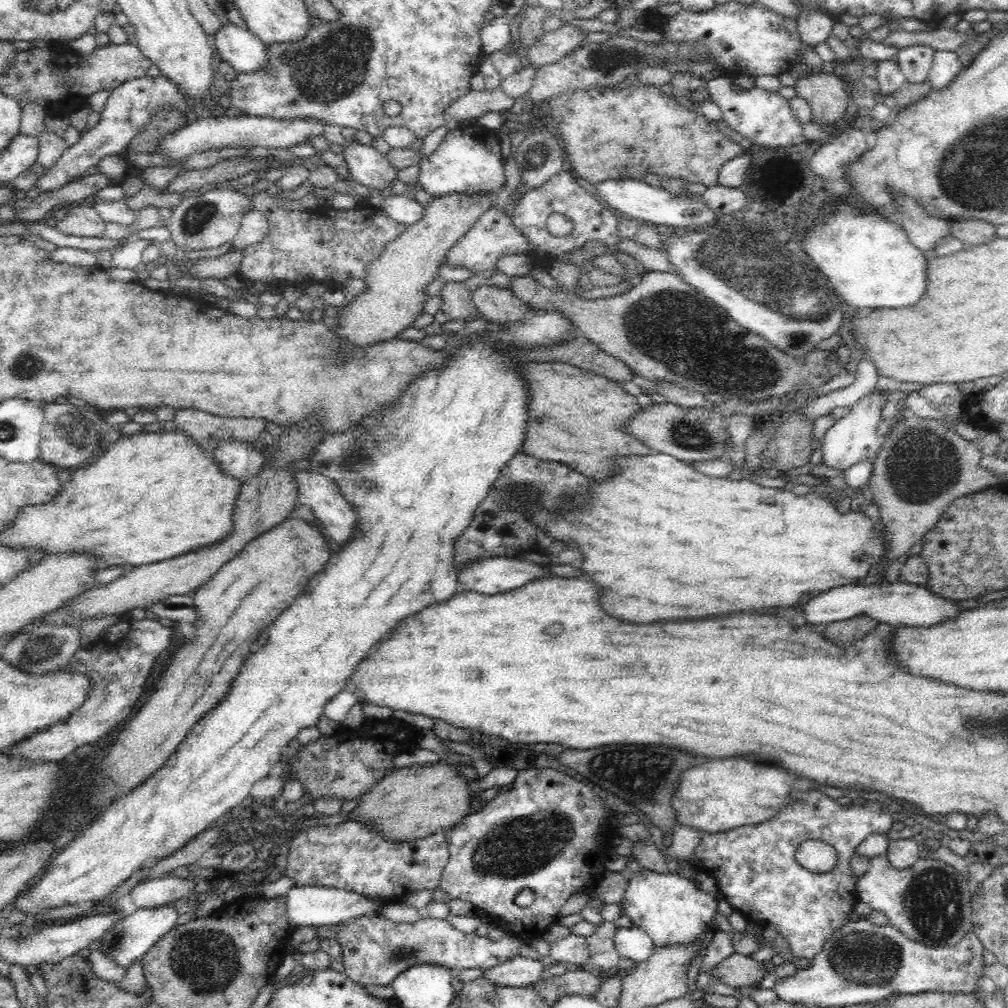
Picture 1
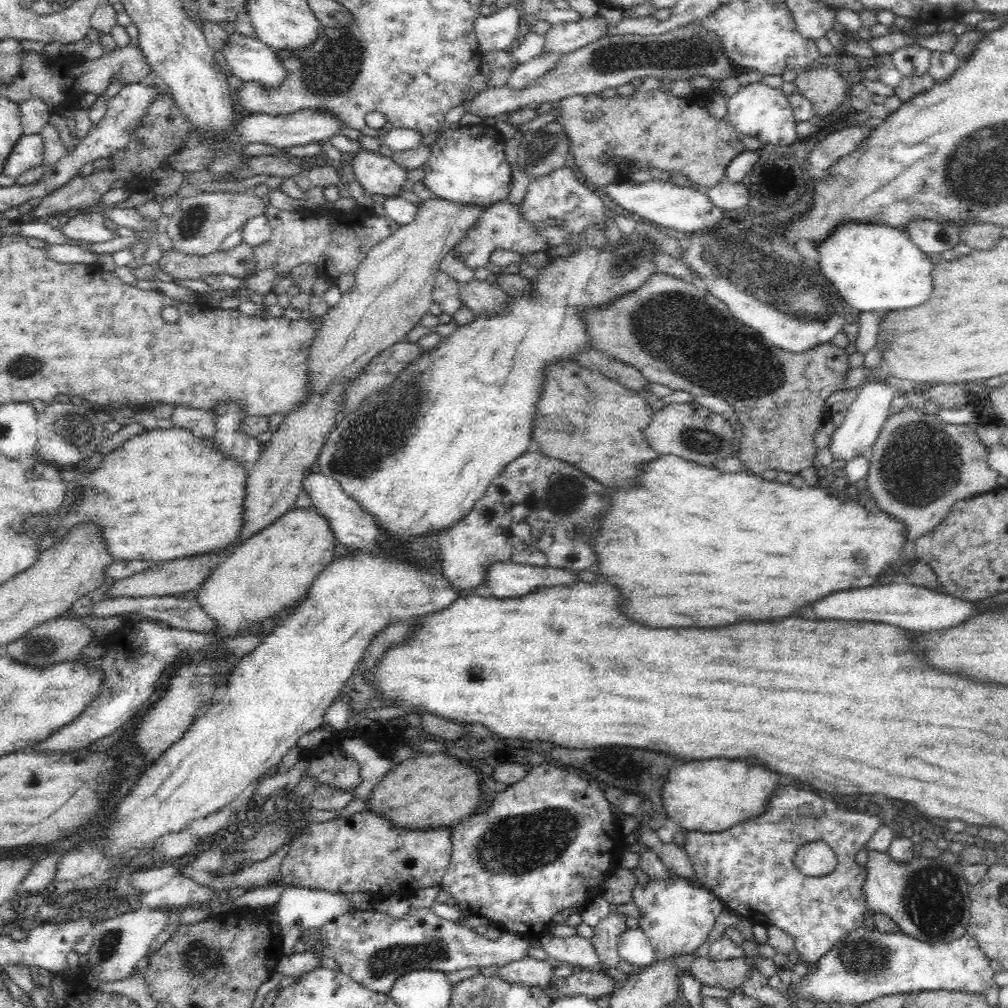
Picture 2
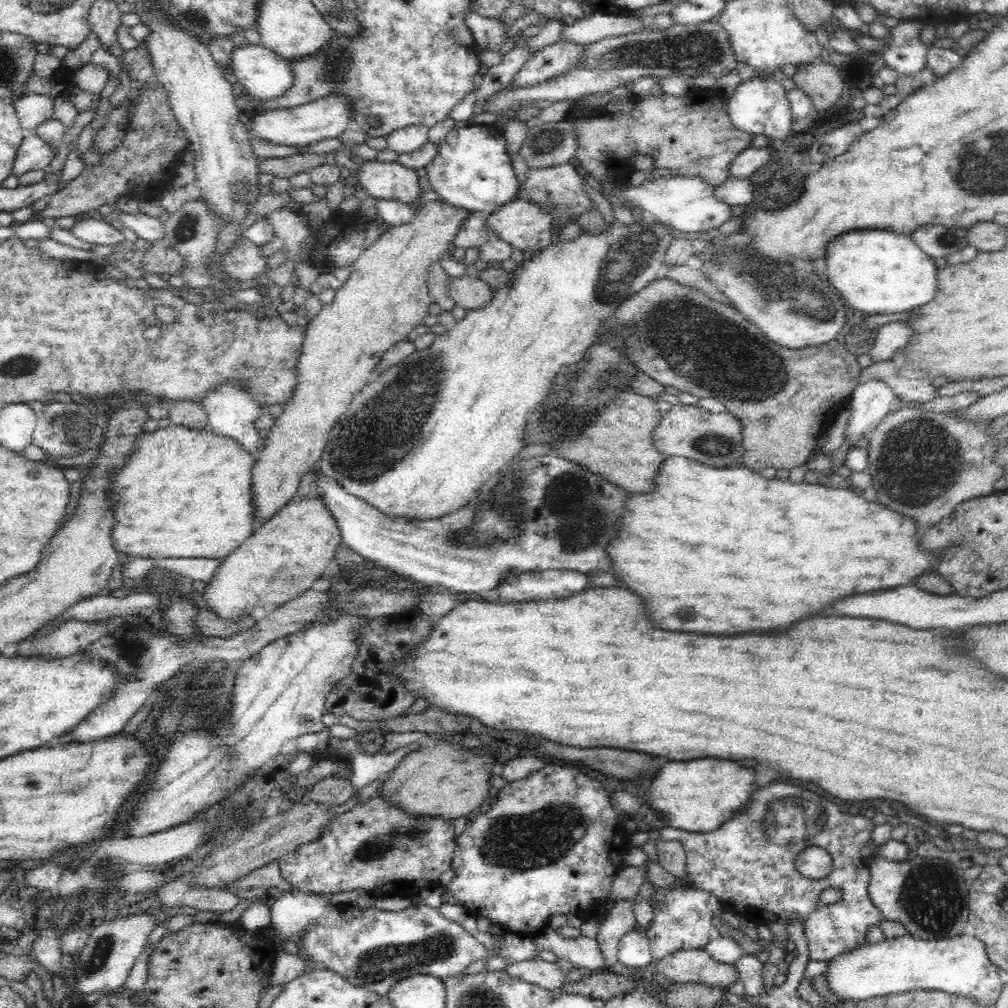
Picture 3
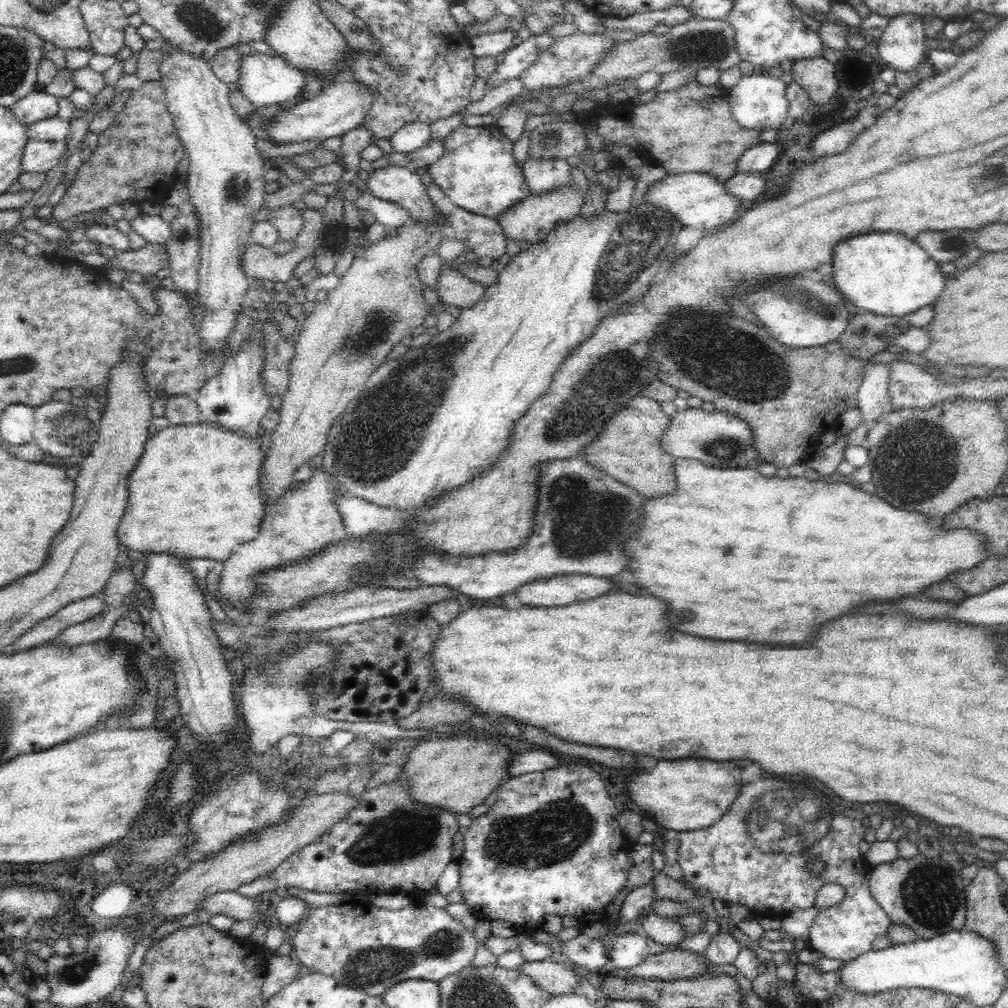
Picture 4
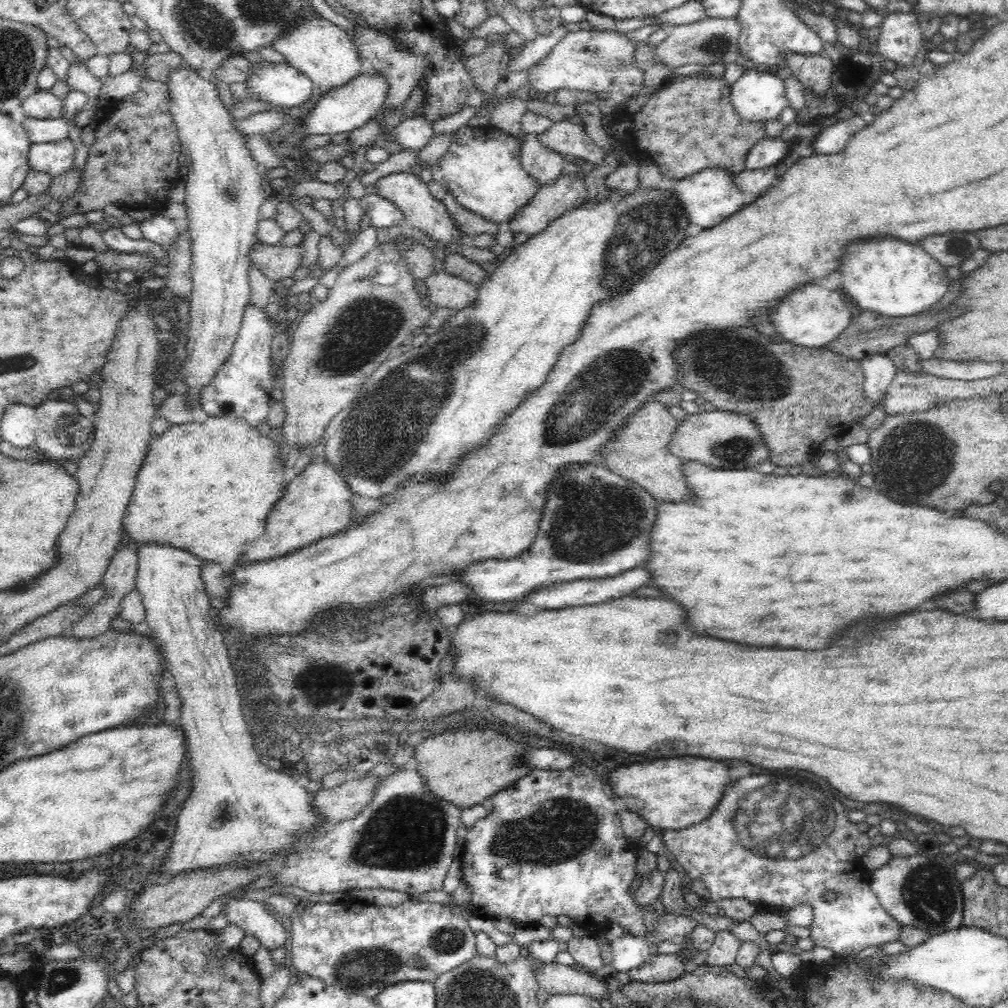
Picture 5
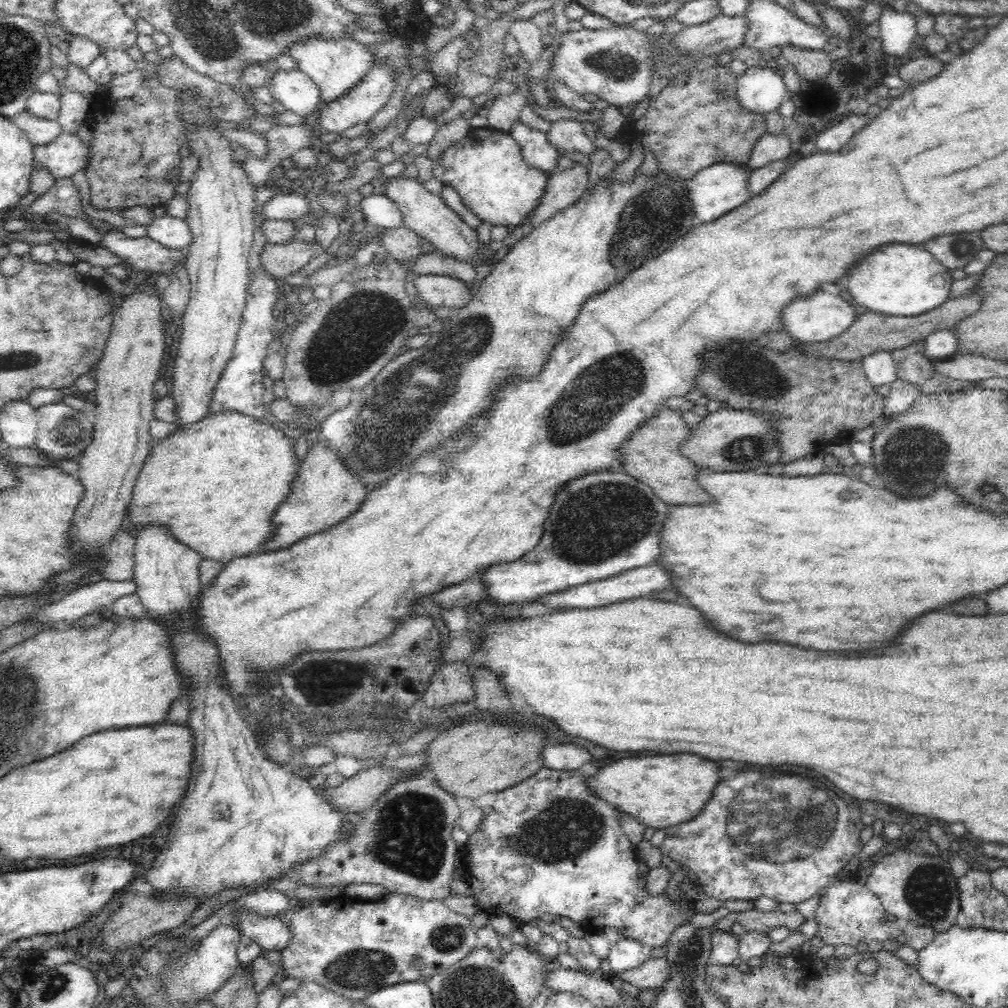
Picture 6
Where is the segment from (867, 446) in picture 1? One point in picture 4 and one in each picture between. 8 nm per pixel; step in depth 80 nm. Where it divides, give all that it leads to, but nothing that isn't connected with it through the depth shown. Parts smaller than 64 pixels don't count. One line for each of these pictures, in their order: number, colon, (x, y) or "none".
2: (866, 417)
3: (871, 402)
4: (873, 398)

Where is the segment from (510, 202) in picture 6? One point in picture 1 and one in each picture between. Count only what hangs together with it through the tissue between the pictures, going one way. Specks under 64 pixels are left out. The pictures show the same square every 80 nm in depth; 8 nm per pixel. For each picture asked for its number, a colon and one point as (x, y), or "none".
1: (468, 159)
2: (468, 166)
3: (472, 170)
4: (476, 170)
5: (482, 169)

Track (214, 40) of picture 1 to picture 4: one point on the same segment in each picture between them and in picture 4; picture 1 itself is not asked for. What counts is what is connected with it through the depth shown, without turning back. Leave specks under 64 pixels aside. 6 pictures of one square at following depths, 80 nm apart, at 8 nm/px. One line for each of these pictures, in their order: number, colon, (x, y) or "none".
2: (249, 58)
3: (264, 75)
4: (264, 80)

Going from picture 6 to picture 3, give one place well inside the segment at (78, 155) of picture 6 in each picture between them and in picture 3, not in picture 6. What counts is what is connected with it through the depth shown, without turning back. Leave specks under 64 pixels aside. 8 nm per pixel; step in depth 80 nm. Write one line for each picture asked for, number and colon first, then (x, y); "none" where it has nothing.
3: (33, 153)
4: (38, 156)
5: (53, 158)

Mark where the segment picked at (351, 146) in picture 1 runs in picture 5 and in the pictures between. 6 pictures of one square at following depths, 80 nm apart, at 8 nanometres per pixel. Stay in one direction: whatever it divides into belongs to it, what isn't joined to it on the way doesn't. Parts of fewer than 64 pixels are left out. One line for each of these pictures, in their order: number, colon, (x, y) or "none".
2: (377, 174)
3: (384, 180)
4: (401, 185)
5: (404, 189)

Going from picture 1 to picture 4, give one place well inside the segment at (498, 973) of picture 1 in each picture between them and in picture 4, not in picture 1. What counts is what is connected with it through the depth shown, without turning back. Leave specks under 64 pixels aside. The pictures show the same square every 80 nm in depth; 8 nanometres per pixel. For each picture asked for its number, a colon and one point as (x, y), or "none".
2: (527, 971)
3: (548, 975)
4: (554, 978)

